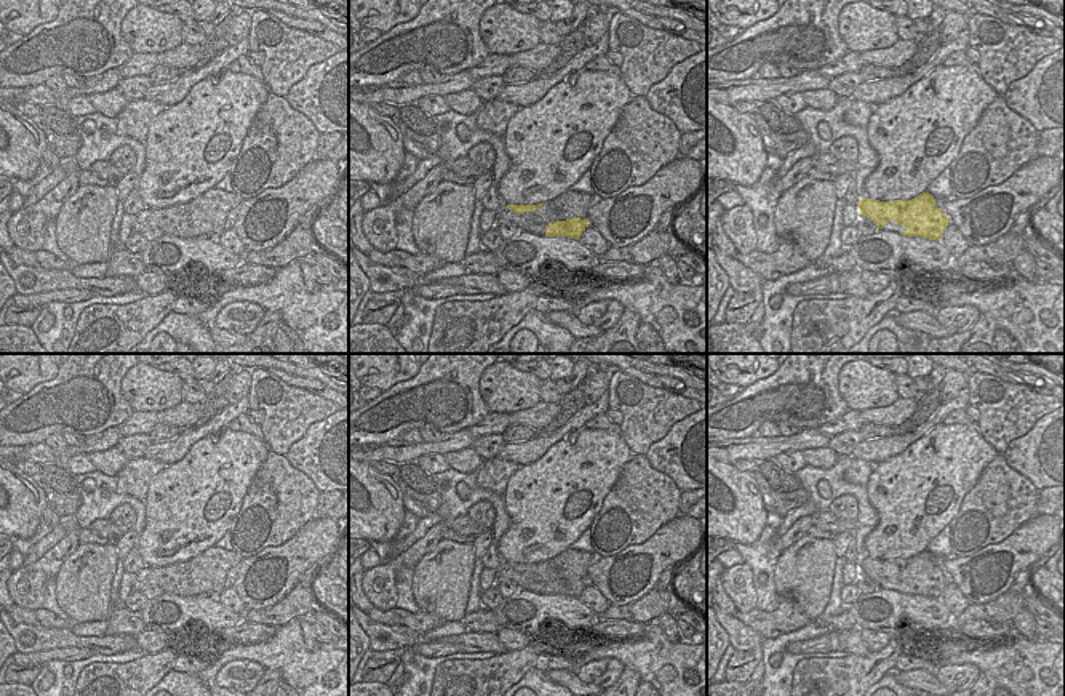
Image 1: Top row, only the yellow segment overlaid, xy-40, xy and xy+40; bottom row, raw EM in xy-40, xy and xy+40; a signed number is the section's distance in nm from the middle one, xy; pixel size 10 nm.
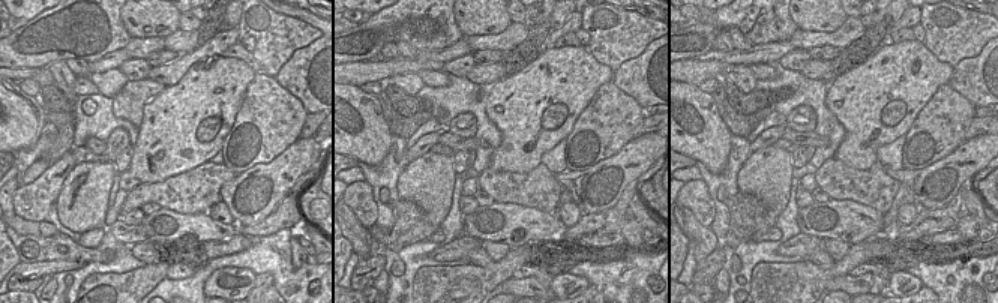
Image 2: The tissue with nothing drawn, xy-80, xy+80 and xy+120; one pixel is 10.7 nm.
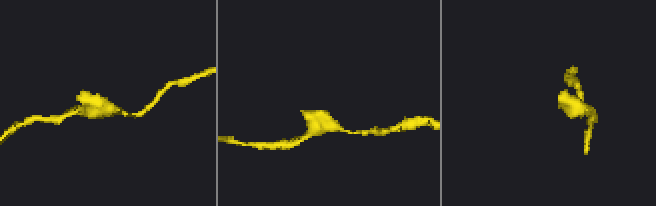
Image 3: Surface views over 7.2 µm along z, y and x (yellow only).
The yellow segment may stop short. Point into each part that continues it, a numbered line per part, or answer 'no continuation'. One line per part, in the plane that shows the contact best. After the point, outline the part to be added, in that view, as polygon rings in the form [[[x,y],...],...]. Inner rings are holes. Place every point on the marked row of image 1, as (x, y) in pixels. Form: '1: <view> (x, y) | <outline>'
no continuation

